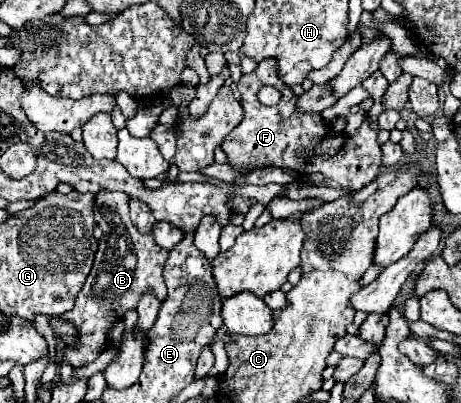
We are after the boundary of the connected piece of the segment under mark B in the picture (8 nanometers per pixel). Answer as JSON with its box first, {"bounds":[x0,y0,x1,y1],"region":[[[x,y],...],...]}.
{"bounds":[55,190,167,366],"region":[[[101,190],[95,194],[97,208],[95,208],[95,220],[99,228],[103,230],[103,238],[99,240],[93,272],[89,272],[77,302],[71,312],[65,312],[61,318],[73,322],[79,330],[79,340],[71,348],[67,346],[63,352],[63,358],[55,356],[55,362],[61,360],[69,362],[71,366],[81,366],[93,362],[109,344],[109,332],[111,328],[125,320],[125,314],[137,308],[137,302],[145,292],[159,296],[159,300],[165,300],[167,286],[163,280],[163,264],[167,260],[165,248],[157,246],[153,240],[153,234],[139,234],[137,228],[129,220],[129,206],[127,206],[127,194],[123,192],[111,192]]]}

